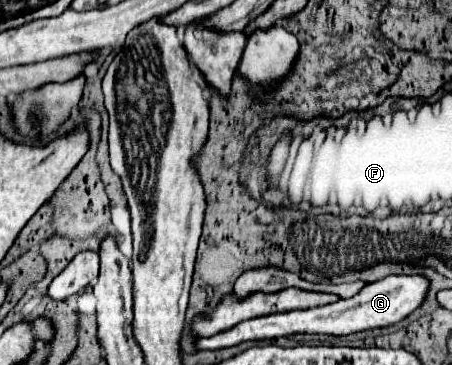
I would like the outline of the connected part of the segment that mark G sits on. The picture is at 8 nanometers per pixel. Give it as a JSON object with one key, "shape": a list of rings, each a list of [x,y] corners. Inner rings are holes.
{"shape":[[[389,275],[381,281],[365,285],[355,297],[341,299],[337,303],[317,307],[317,309],[303,309],[303,311],[289,311],[289,313],[273,313],[265,317],[255,317],[237,323],[235,327],[221,331],[211,337],[197,337],[197,349],[223,349],[233,347],[243,341],[263,341],[263,339],[277,339],[283,335],[293,333],[327,333],[327,335],[349,335],[365,329],[375,327],[389,327],[403,321],[415,309],[419,309],[427,297],[429,279],[425,275]]]}

